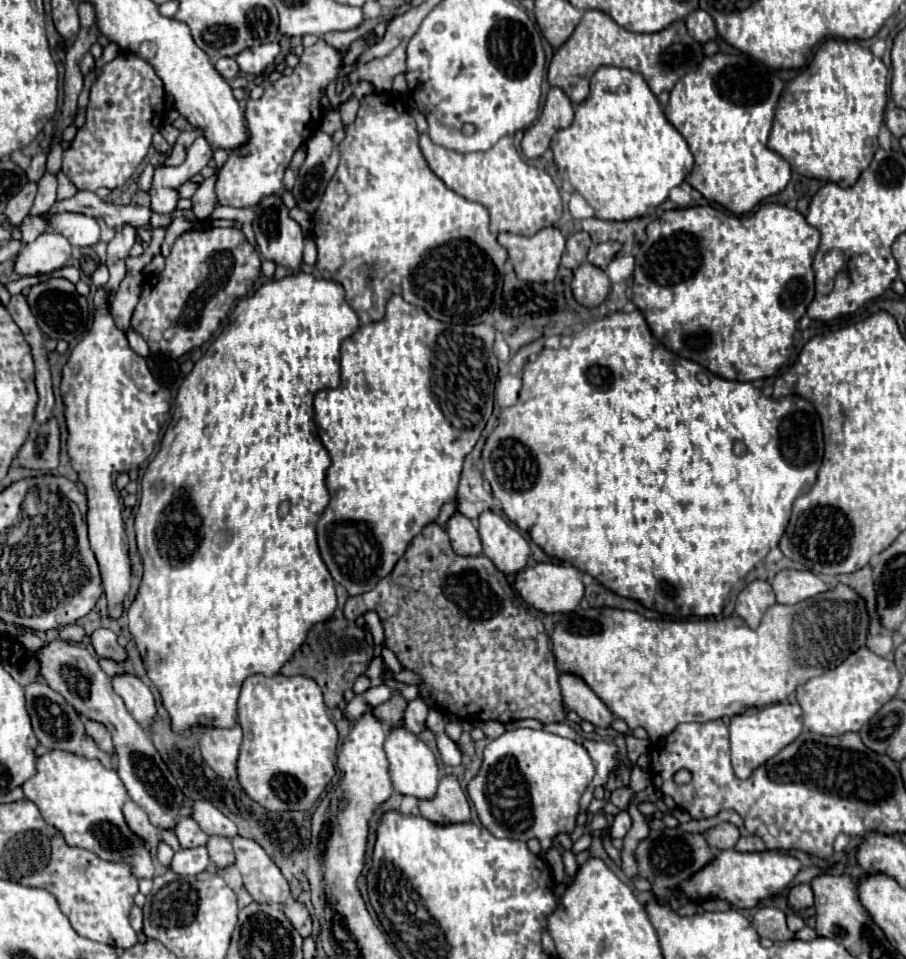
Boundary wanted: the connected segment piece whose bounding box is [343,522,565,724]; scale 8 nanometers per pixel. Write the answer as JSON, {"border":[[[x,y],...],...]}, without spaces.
{"border":[[[427,524],[409,544],[407,552],[395,564],[389,576],[359,596],[349,596],[343,614],[357,620],[365,612],[375,610],[385,628],[387,646],[399,658],[403,670],[419,674],[419,696],[425,704],[437,706],[443,714],[453,714],[461,722],[515,722],[535,718],[543,724],[563,722],[559,670],[549,650],[549,636],[539,618],[535,618],[515,596],[505,574],[501,574],[487,556],[459,556],[449,542],[443,526]]]}

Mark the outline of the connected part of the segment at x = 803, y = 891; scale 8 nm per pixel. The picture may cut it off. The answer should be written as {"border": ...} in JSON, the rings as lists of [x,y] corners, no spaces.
{"border":[[[799,884],[799,886],[793,886],[789,890],[789,896],[787,896],[787,906],[795,912],[799,910],[805,910],[809,906],[813,906],[813,890],[809,884]]]}

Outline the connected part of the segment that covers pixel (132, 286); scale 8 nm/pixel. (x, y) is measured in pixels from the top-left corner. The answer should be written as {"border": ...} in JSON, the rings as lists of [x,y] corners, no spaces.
{"border":[[[155,228],[153,230],[153,238],[151,238],[149,246],[143,250],[143,254],[137,256],[137,258],[129,256],[125,260],[127,274],[125,274],[125,278],[123,278],[119,290],[115,292],[115,298],[111,302],[111,312],[113,312],[115,324],[123,332],[129,328],[135,304],[139,302],[139,292],[141,292],[141,282],[143,282],[143,270],[153,260],[153,256],[159,254],[163,238],[165,238],[165,230],[167,228]]]}

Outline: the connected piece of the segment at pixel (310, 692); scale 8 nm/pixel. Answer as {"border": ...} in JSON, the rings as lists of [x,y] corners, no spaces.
{"border":[[[253,674],[243,682],[239,696],[239,724],[243,728],[243,744],[237,762],[239,782],[245,794],[263,804],[267,810],[309,810],[335,776],[335,752],[339,732],[327,716],[321,688],[305,676],[263,676]]]}

